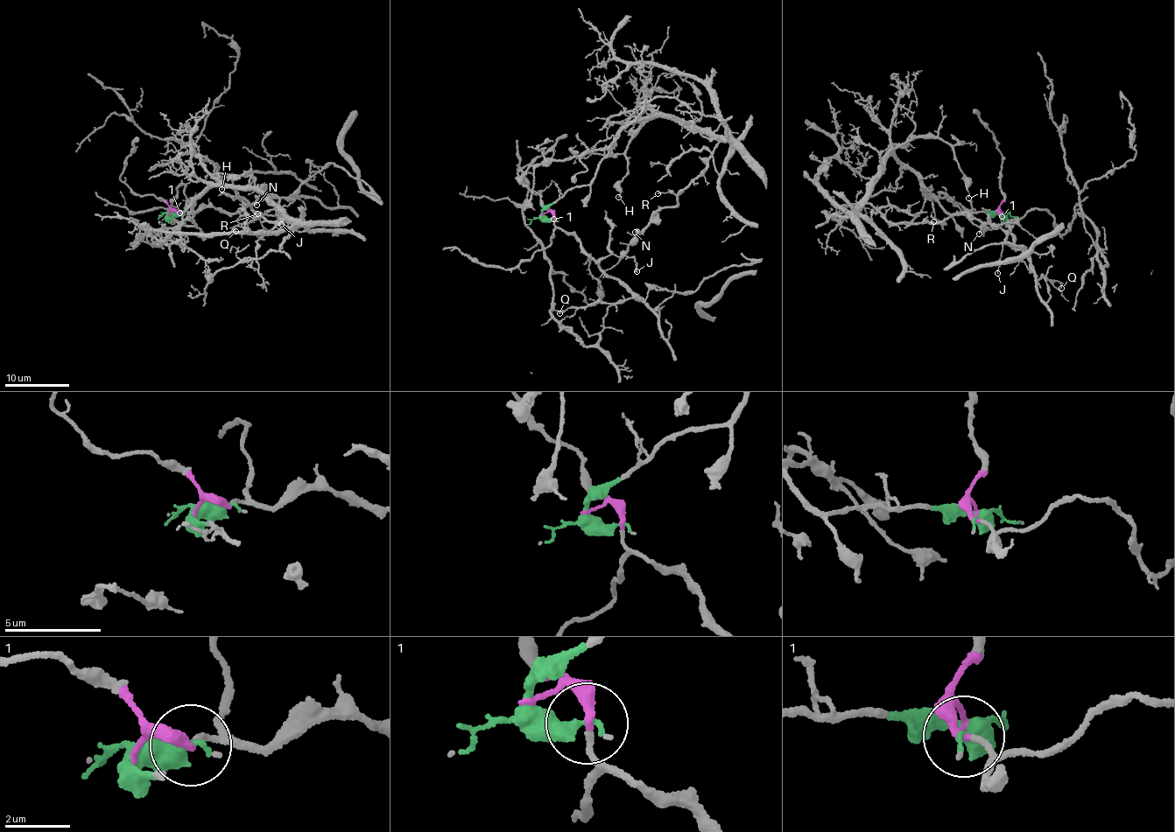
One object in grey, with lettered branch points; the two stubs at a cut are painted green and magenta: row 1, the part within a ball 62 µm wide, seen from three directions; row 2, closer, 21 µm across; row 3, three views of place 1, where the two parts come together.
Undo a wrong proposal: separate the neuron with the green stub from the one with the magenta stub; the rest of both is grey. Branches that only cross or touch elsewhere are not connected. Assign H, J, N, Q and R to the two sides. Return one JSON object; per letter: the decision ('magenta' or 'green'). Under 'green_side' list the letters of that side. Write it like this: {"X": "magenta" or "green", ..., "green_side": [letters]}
{"H": "green", "J": "magenta", "N": "green", "Q": "magenta", "R": "green", "green_side": ["H", "N", "R"]}

